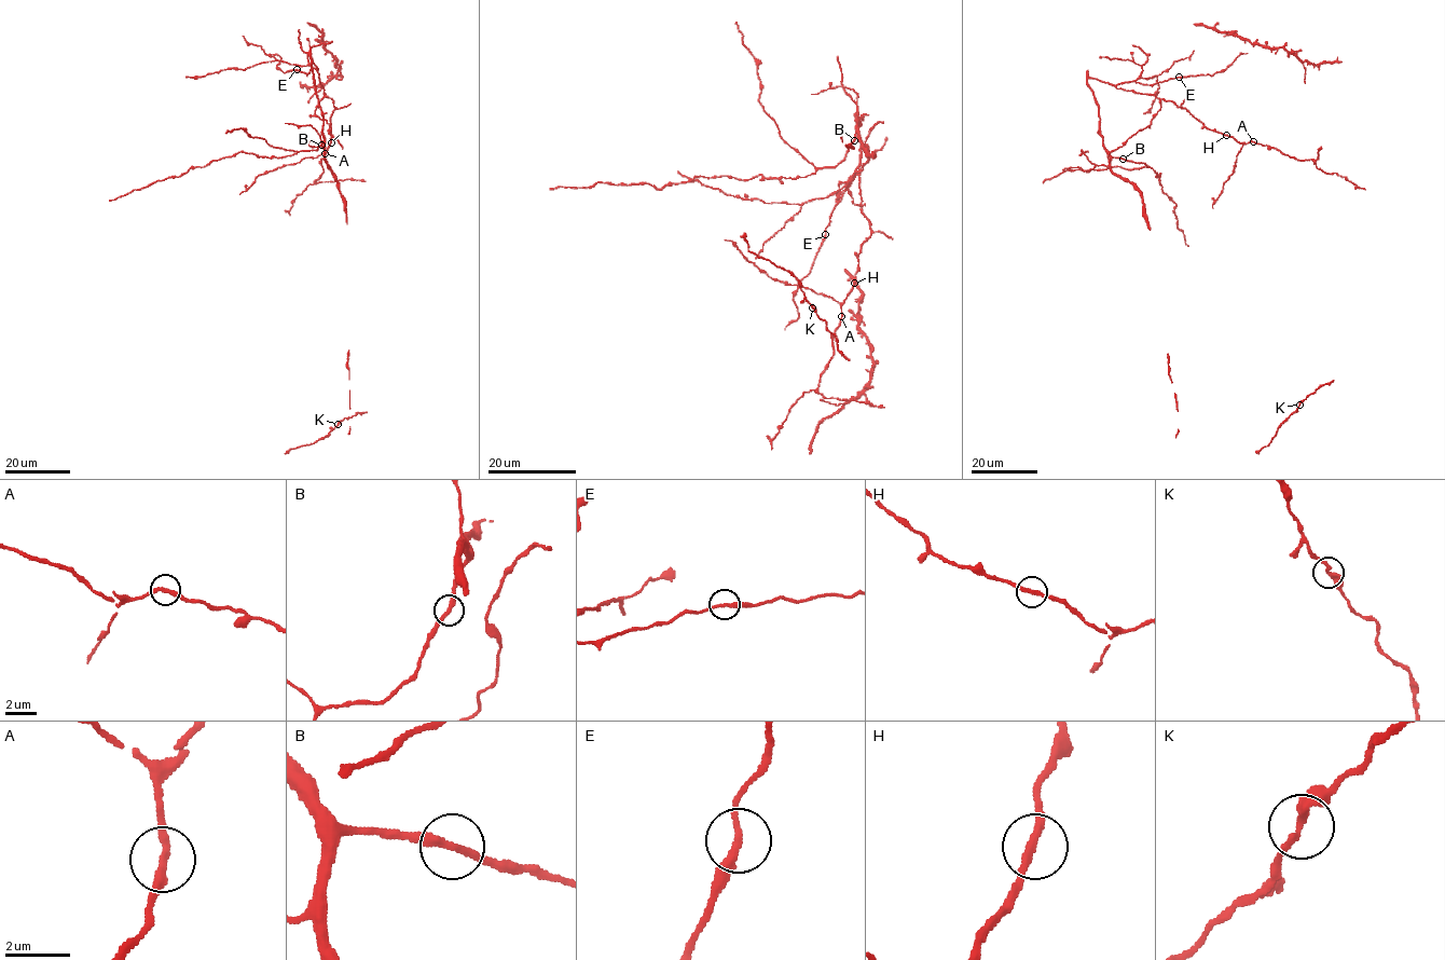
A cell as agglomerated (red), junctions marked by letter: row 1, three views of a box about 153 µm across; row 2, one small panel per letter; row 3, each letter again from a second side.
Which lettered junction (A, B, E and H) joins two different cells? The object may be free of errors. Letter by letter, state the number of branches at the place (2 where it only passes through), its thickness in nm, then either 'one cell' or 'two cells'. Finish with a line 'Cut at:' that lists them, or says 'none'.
A: branches 2; calibre 240 nm; one cell
B: branches 2; calibre 240 nm; one cell
E: branches 2; calibre 240 nm; one cell
H: branches 2; calibre 240 nm; one cell
Cut at: none

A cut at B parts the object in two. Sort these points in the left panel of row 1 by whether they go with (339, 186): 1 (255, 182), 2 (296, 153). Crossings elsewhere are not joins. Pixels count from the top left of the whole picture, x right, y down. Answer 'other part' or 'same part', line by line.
1: same part
2: other part

